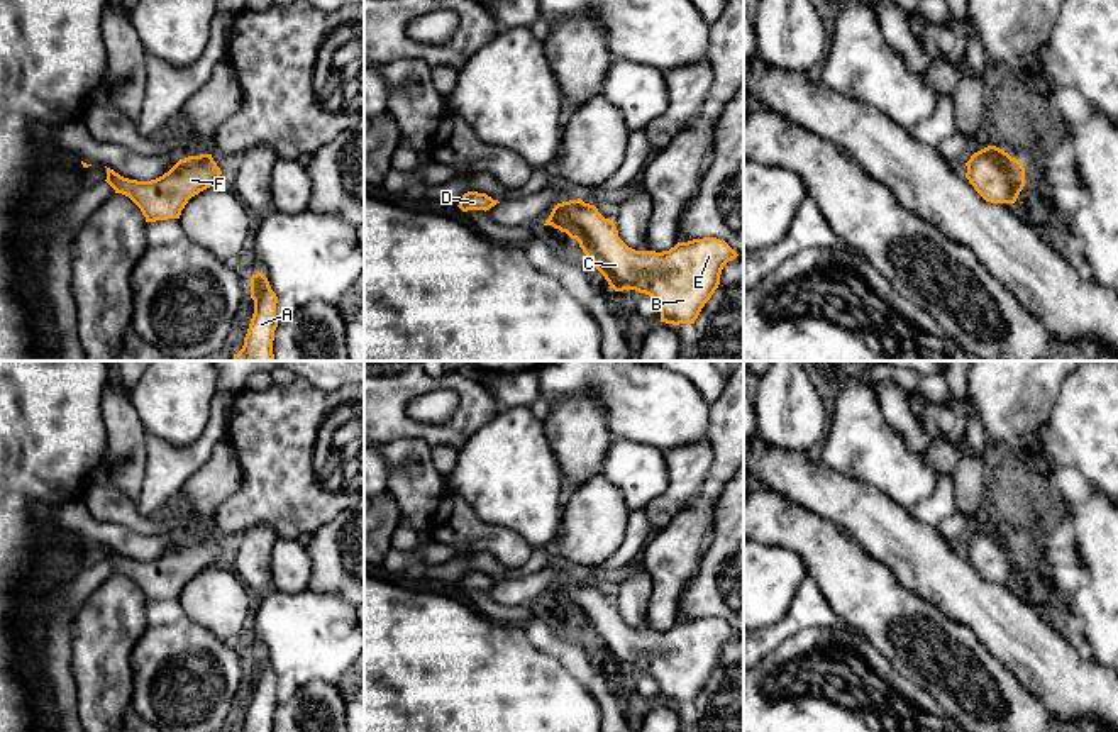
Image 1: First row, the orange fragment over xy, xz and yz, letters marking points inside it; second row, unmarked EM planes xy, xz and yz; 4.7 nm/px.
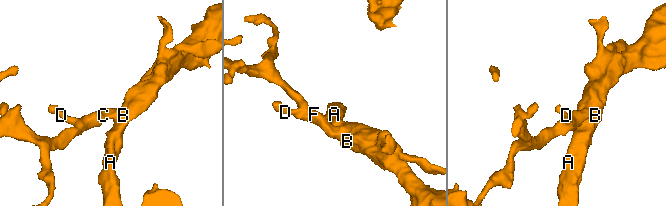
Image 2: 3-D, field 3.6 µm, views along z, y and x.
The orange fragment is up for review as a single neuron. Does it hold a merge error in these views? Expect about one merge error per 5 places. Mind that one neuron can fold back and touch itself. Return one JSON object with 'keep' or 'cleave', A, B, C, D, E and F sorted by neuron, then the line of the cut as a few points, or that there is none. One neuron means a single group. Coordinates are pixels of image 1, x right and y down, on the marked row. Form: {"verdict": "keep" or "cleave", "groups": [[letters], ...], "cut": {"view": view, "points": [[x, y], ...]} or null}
{"verdict": "keep", "groups": [["A", "B", "C", "D", "E", "F"]], "cut": null}

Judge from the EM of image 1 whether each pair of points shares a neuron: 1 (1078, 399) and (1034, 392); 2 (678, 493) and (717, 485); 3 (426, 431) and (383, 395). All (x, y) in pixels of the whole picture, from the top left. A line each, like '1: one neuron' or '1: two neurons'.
1: two neurons
2: two neurons
3: one neuron

